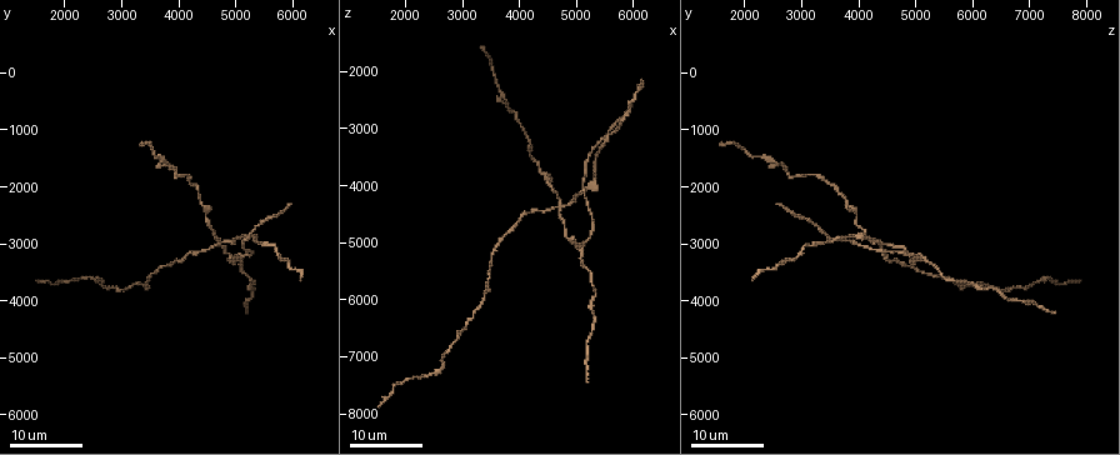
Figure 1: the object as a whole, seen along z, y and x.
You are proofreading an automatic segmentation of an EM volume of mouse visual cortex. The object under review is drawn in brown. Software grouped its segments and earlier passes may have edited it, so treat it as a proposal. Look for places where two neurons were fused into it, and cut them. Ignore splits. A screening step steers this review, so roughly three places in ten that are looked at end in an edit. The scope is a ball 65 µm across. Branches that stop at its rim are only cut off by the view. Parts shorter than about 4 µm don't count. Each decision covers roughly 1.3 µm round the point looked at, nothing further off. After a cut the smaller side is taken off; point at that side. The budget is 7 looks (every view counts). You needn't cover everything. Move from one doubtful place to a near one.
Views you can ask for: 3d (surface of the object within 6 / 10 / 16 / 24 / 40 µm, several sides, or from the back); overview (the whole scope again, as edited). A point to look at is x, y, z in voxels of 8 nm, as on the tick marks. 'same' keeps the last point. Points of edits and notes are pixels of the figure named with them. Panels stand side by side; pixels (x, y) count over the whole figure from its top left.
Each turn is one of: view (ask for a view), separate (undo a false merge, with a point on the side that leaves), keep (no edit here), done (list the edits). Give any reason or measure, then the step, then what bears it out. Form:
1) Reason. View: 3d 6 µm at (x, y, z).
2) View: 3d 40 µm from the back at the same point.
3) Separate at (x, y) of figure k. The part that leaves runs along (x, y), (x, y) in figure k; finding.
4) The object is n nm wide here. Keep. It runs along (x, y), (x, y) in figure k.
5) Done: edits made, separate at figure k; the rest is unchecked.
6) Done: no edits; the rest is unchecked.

Four or more arms meet. View: 3d 16 µm at (4700, 3000, 4500).

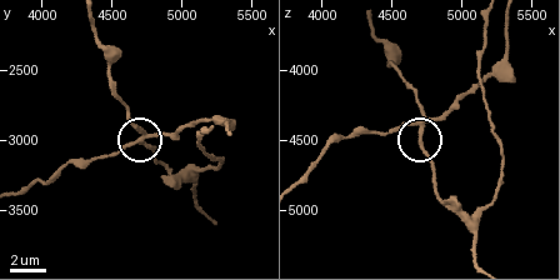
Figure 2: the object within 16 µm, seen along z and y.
Zoom in. View: 3d 6 µm at (4700, 3000, 4440).

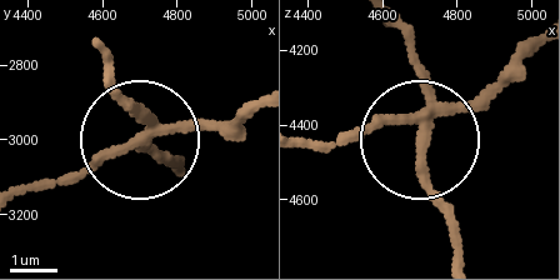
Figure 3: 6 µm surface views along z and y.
View: 3d 6 µm from the back at (4710, 3000, 4440).

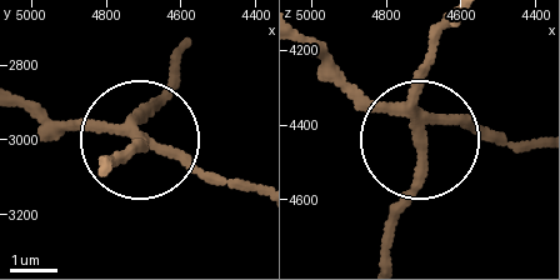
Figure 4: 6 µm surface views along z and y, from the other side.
The object is 220 nm wide here. Separate at (63, 128) of figure 4. The part that leaves runs along (135, 130), (251, 183) in figure 4; two neurons meet here.

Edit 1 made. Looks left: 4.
Branch point. View: 3d 16 µm at (5100, 3250, 5050).

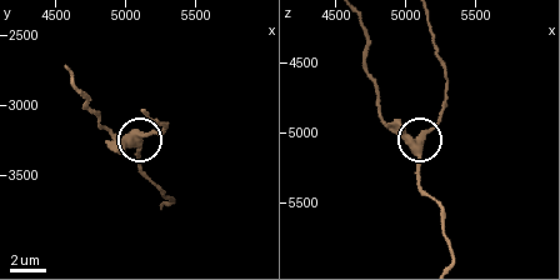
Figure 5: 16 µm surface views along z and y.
Zoom in. View: 3d 6 µm at (5100, 3220, 5080).

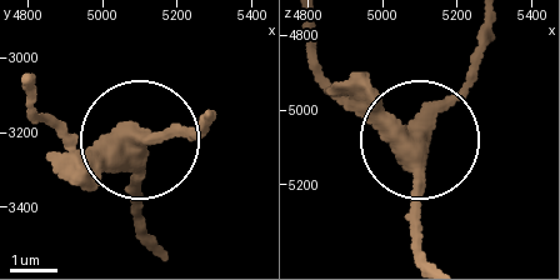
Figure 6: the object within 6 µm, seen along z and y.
The side arm is 23 µm long. Keep. Continuous, no second neuron.

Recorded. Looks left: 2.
Sudden change in width. View: 3d 24 µm at (5350, 3700, 5950).

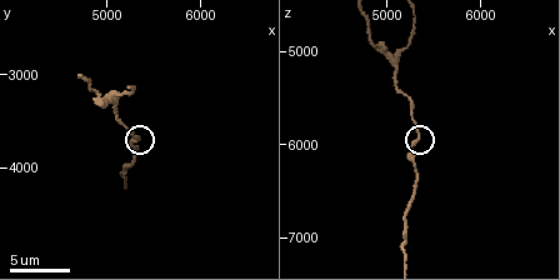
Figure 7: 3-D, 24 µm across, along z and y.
Zoom in. View: 3d 6 µm at the same point.

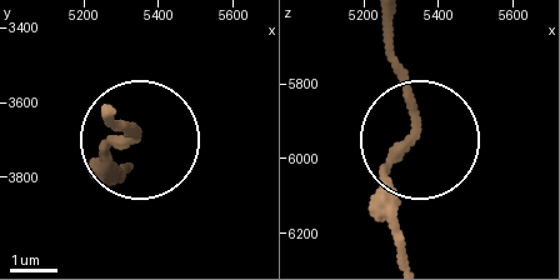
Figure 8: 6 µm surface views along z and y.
The object is 180 nm wide here. Keep. It runs along (391, 20), (415, 128), (391, 188), (391, 243) in figure 8; all the same neuron.

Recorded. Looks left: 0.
Done: edits made, separate at figure 4; the rest is unchecked.

